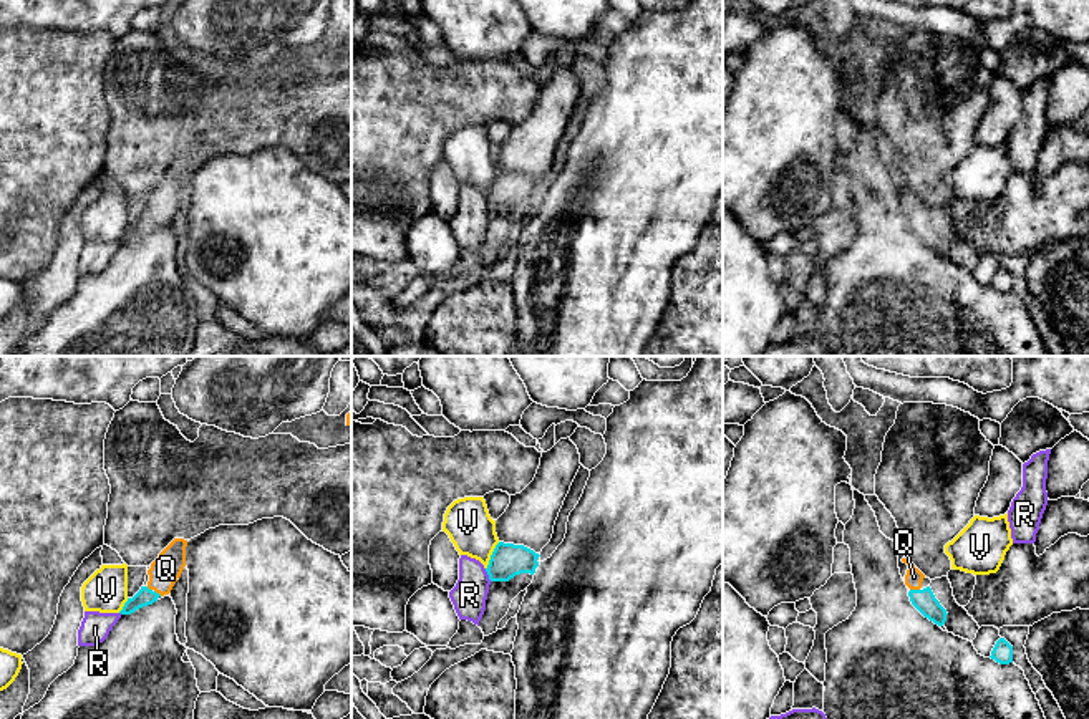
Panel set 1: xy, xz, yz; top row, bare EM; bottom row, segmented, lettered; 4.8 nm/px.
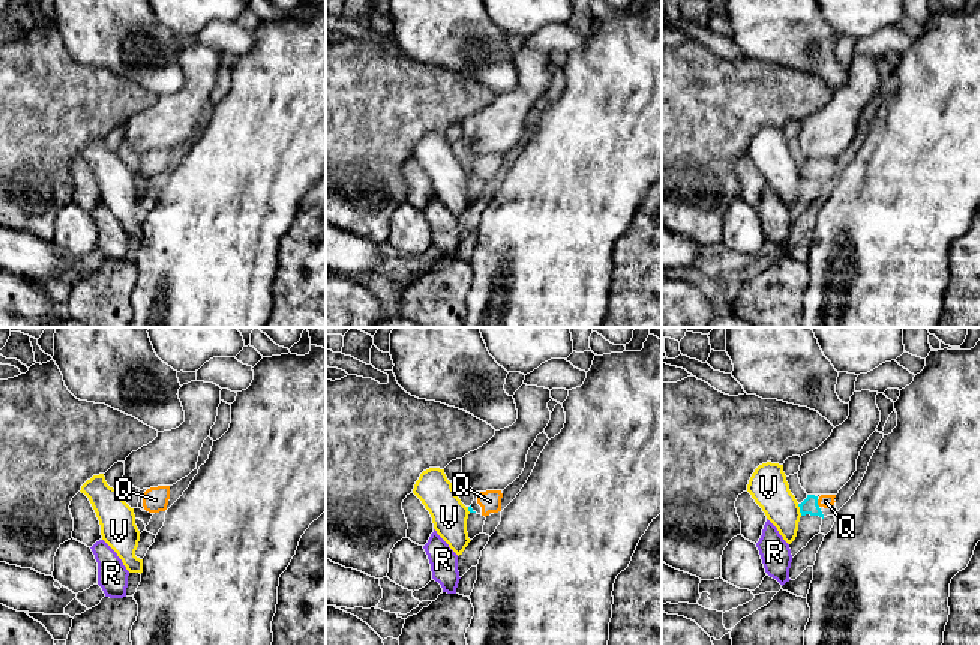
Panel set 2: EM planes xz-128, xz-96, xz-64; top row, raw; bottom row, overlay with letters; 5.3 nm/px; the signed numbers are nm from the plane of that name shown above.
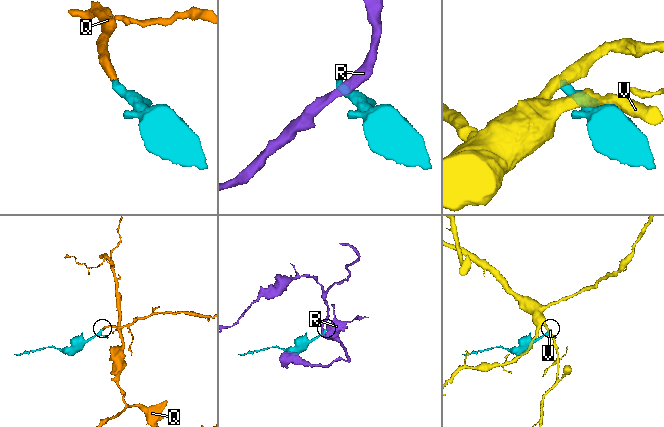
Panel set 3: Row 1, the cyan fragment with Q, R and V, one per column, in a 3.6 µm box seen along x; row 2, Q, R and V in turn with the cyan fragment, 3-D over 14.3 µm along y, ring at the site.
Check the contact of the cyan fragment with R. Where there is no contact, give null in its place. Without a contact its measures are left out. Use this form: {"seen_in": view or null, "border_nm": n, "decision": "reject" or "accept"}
{"seen_in": "xz", "border_nm": 70, "decision": "reject"}

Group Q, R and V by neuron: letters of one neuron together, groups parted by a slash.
Q / R / V

